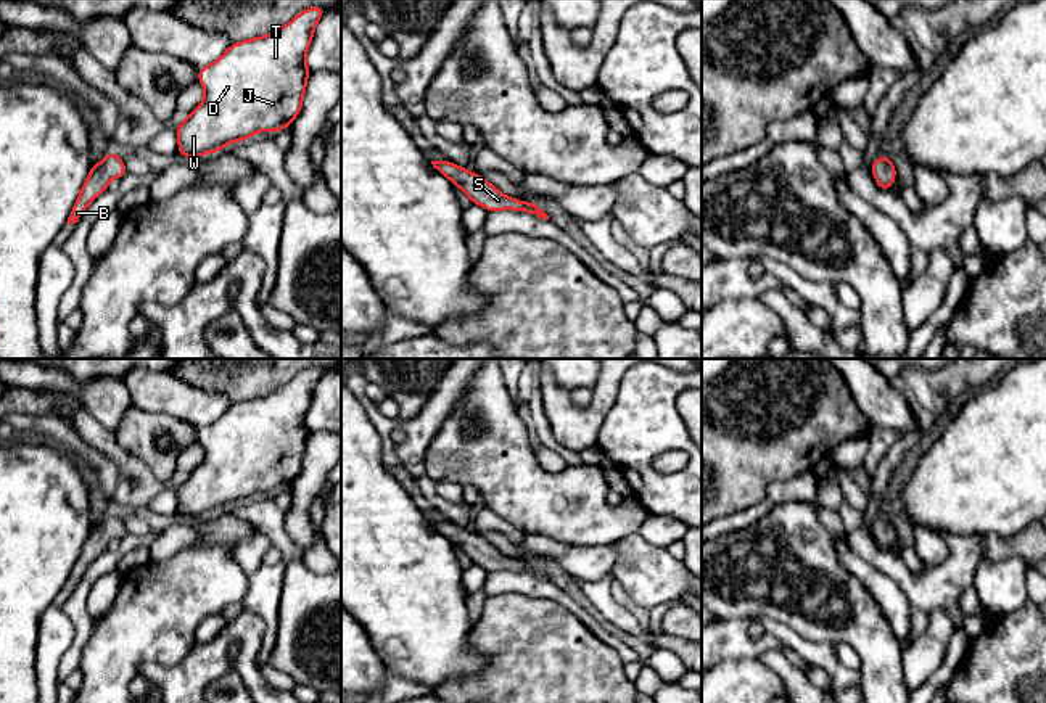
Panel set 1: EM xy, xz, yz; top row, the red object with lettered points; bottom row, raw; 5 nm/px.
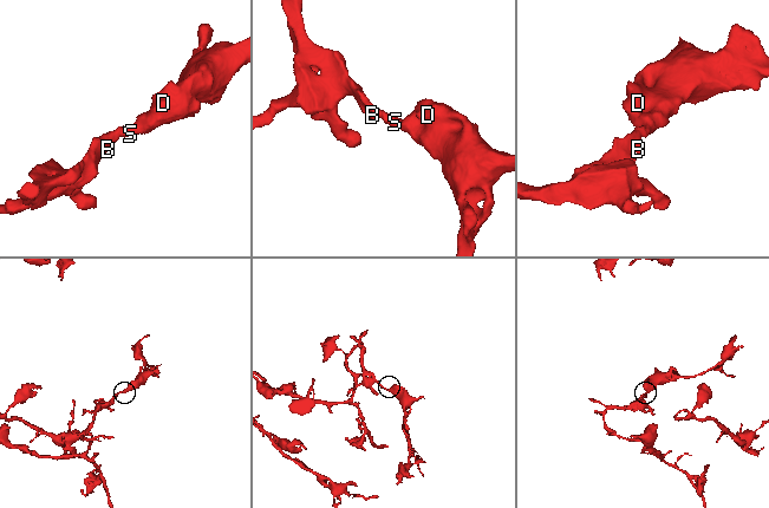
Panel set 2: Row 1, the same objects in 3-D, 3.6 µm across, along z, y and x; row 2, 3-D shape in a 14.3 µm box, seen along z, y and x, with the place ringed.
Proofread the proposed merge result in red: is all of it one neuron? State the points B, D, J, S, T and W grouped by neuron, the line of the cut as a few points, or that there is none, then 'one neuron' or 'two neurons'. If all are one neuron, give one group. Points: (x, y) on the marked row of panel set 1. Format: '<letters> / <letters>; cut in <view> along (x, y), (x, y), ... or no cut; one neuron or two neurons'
B D J S T W; no cut; one neuron

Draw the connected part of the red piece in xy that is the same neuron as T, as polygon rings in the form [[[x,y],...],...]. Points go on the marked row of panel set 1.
[[[323,6],[306,8],[278,31],[232,43],[219,60],[198,69],[204,98],[175,129],[177,153],[196,159],[235,142],[249,140],[254,132],[278,132],[288,127],[303,109],[311,74],[306,53],[325,11]]]

